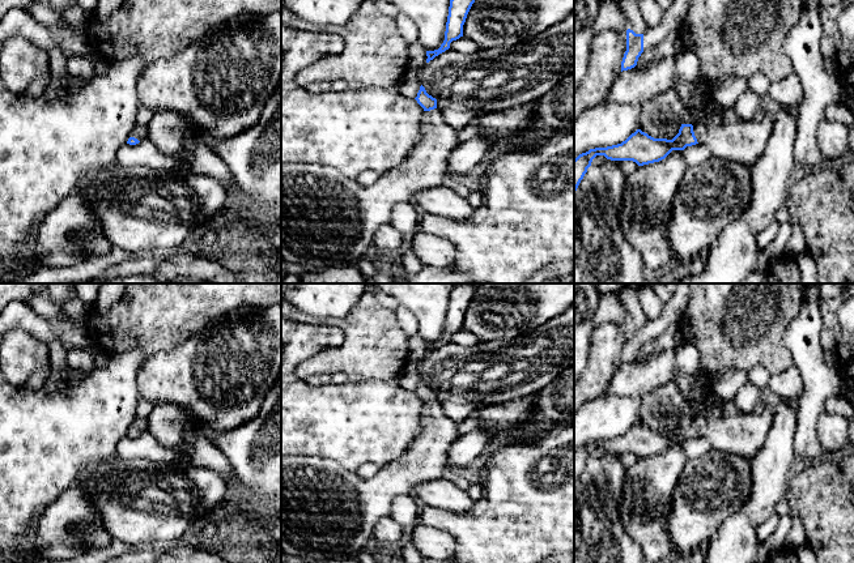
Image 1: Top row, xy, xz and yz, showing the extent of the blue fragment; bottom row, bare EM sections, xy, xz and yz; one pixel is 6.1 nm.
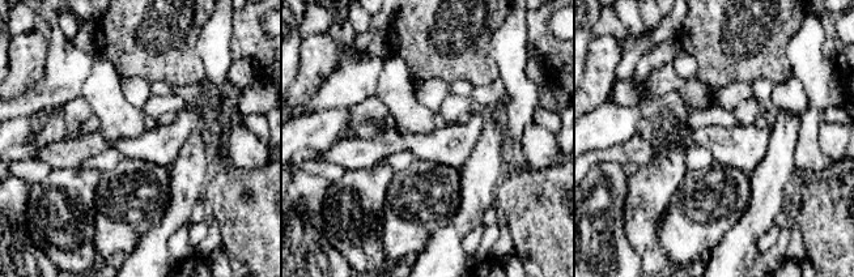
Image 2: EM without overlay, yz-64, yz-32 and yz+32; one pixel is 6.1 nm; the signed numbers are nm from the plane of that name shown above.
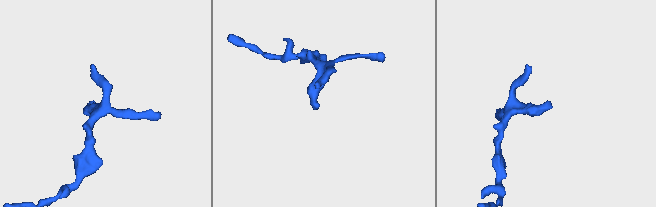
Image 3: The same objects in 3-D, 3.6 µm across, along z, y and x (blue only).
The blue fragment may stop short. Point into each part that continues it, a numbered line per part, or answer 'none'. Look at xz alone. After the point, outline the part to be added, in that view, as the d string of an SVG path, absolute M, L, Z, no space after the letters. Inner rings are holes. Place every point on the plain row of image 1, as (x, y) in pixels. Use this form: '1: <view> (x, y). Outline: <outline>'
1: xz (327, 512). Outline: M434 401L424 405L421 431L409 447L394 461L379 466L378 473L370 479L361 479L339 462L324 457L281 458L281 553L302 556L310 563L356 556L371 538L374 525L391 515L391 504L396 496L413 495L417 485L442 477L443 470L450 468L449 451L459 436L458 423L445 414L439 402Z

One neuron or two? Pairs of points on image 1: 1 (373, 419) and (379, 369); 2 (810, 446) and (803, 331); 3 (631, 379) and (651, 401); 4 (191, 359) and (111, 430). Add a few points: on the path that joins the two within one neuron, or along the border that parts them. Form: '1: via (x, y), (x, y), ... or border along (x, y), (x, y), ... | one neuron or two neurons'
1: border along (396, 379), (349, 383) | two neurons
2: via (808, 417), (811, 405), (810, 359) | one neuron
3: border along (671, 379), (648, 391), (641, 397) | two neurons
4: border along (140, 366), (136, 374), (139, 397) | two neurons

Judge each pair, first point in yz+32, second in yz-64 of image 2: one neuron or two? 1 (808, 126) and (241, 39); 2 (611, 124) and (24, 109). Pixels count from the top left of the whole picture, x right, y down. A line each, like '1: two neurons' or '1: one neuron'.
1: two neurons
2: two neurons

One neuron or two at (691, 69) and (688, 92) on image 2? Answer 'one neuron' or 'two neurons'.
two neurons

